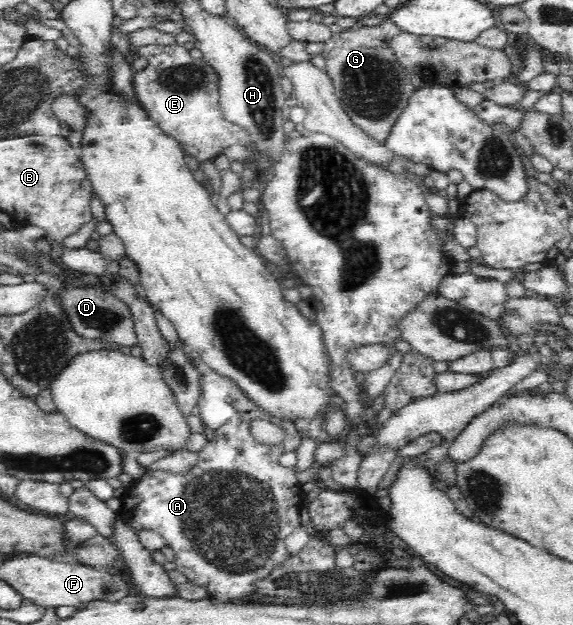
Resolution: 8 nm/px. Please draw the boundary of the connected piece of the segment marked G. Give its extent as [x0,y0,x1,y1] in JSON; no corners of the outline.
[321,17,417,144]

